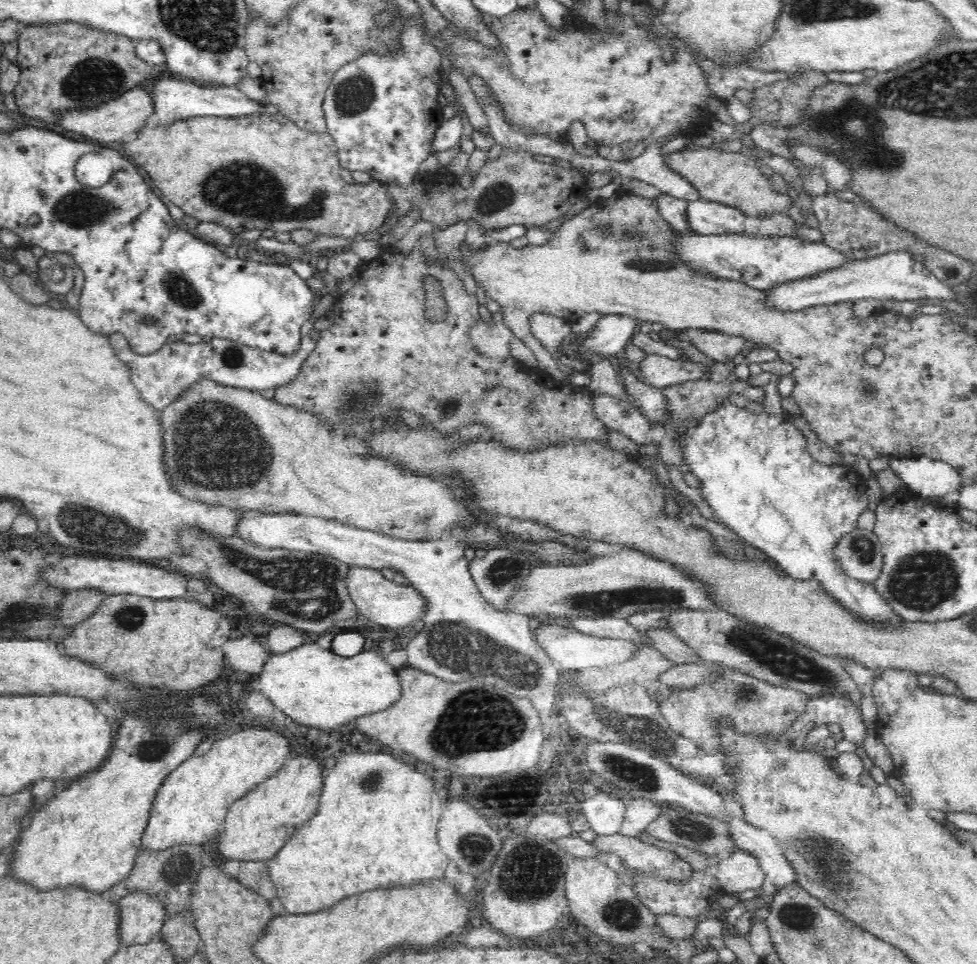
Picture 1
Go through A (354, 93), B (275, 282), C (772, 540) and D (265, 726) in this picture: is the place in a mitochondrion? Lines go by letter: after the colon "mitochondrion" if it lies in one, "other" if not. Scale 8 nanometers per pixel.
A: mitochondrion
B: other
C: other
D: other

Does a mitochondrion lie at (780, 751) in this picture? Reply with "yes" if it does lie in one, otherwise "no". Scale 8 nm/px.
no

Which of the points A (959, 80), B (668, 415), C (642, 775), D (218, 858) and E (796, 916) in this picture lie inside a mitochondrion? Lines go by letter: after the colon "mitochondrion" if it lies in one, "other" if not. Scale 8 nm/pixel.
A: mitochondrion
B: other
C: mitochondrion
D: other
E: mitochondrion

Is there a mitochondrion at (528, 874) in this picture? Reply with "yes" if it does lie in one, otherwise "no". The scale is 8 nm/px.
yes

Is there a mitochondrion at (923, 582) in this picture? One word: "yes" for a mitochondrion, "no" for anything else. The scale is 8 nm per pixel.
yes

